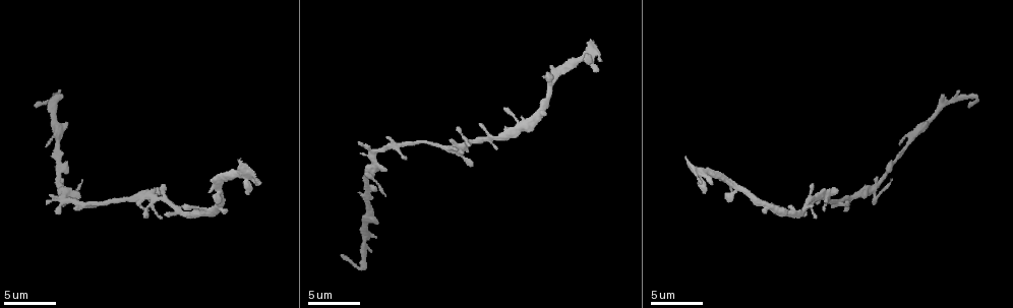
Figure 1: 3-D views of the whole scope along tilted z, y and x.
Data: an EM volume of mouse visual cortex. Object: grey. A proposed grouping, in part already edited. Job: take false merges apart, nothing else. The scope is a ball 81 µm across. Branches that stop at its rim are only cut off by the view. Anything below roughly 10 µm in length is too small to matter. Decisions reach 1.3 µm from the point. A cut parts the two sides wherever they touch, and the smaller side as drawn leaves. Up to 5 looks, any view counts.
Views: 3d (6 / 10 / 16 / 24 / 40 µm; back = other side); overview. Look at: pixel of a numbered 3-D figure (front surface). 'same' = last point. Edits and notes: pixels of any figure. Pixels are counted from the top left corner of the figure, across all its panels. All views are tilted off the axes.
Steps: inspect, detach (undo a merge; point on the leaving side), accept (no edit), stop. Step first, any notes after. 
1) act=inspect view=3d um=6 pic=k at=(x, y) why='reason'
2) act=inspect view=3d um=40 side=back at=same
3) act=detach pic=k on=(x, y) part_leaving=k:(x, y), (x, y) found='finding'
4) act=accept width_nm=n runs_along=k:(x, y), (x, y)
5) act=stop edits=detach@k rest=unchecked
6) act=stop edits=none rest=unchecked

act=inspect view=3d um=16 pic=1 at=(419, 140)

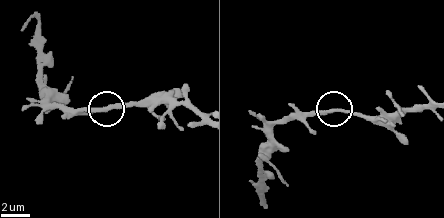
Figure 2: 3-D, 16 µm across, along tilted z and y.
act=inspect view=3d um=16 side=back pic=2 at=(338, 110)

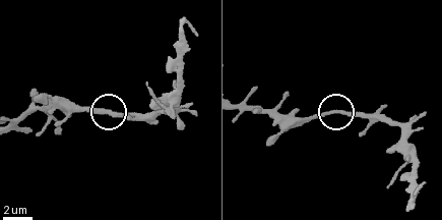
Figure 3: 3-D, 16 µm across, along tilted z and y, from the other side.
act=accept found='one cell here'

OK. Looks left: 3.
act=inspect view=3d um=10 pic=1 at=(910, 140) why='three arms meet'

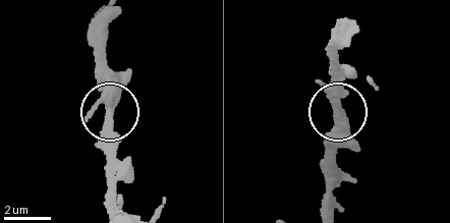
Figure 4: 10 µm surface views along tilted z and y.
act=accept runs_along=4:(346, 39), (336, 57), (342, 72), (339, 111), (353, 149) found='continuous, no second cell'

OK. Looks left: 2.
act=inspect view=3d um=6 pic=1 at=(64, 198) why='thick turns thin'

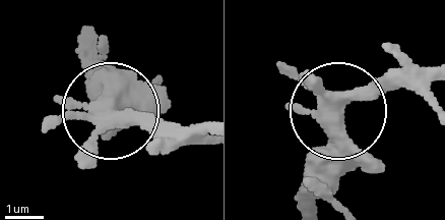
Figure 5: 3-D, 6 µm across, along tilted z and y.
act=accept arms=5 found='one cell here'

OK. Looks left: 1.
act=stop edits=none rest=unchecked

